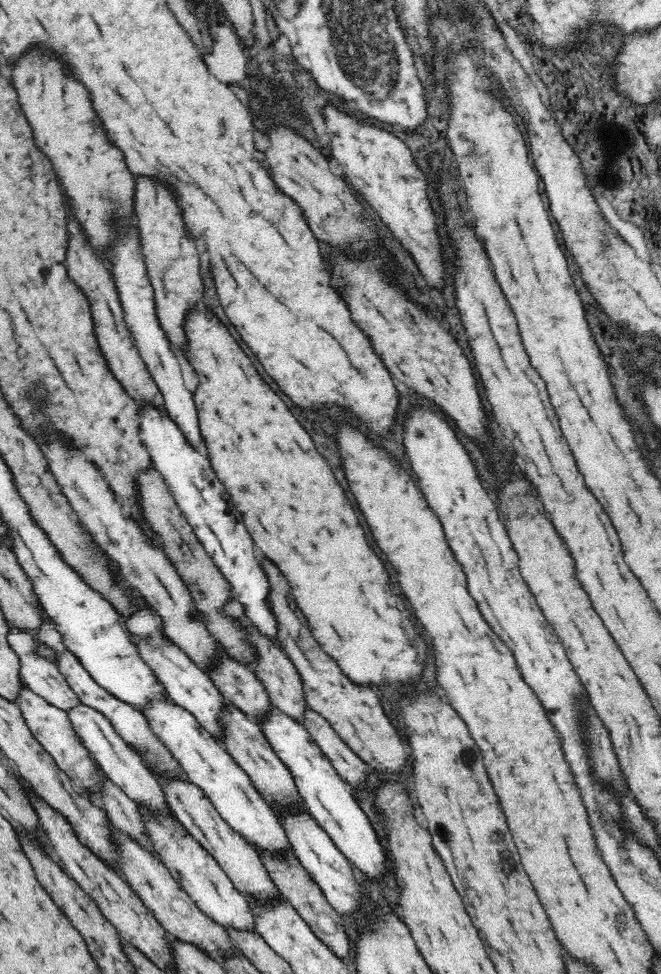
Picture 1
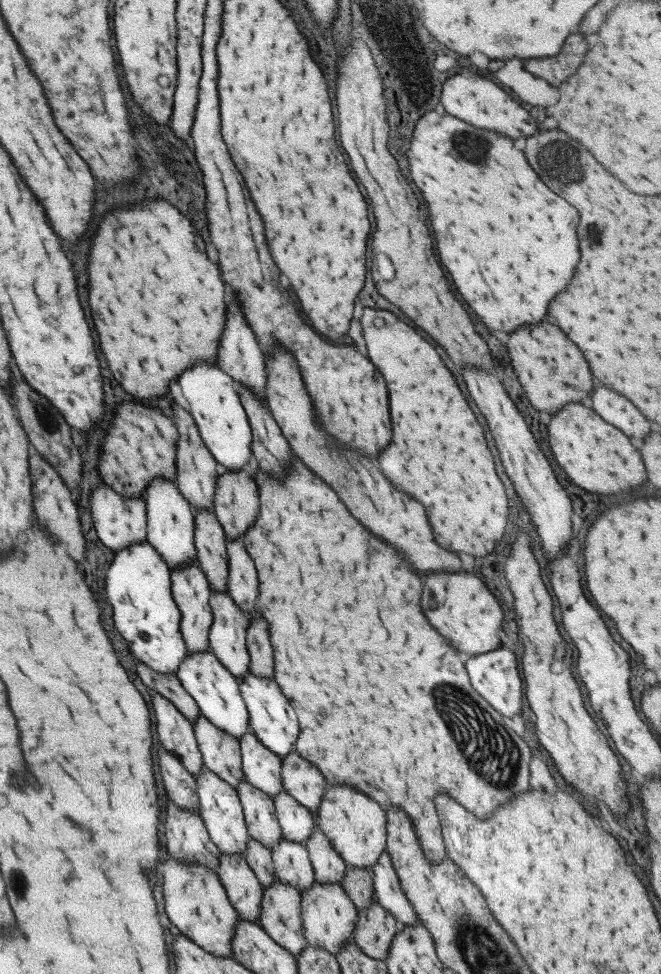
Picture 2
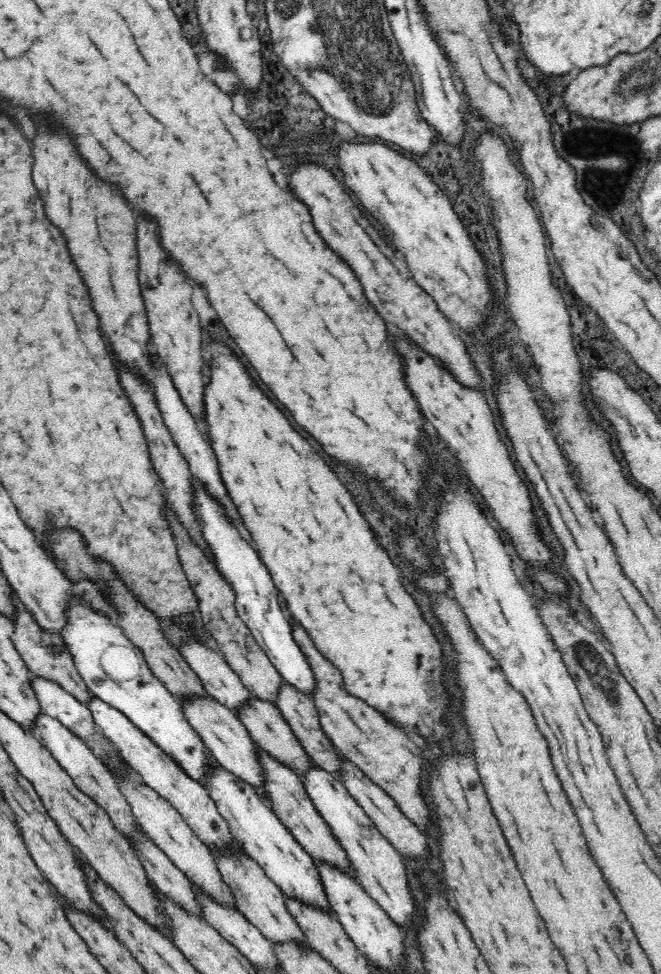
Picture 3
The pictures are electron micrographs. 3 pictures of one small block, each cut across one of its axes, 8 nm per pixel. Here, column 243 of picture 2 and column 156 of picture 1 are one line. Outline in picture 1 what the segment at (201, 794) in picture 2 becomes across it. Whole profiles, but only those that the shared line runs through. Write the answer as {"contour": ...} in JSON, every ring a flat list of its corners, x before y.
{"contour":[[140,810,146,831,152,837,154,849,174,880,191,896,197,907,222,928,236,932,257,932,256,917,249,902,234,888,218,863,188,834,188,831,173,818,153,816]]}

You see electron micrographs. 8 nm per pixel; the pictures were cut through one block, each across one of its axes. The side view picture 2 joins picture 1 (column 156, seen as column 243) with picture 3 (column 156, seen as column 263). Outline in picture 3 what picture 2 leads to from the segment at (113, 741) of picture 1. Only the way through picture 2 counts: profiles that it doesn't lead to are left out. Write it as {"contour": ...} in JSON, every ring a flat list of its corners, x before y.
{"contour":[[126,763,130,776,128,780,119,780,116,783,120,787,120,791,126,795,128,803,132,805,132,812,137,818,140,829,145,836,162,851,176,865,176,868,188,878,193,884,195,890,199,890,205,894,207,898,211,898,212,902,232,910,237,908,236,897,232,894,232,889,222,879,222,873,218,869,216,859,212,857,209,848,190,830,190,827,184,822,180,813,170,806,167,800,164,800,157,792,154,792,143,781,139,780,137,775,132,775,130,766]]}

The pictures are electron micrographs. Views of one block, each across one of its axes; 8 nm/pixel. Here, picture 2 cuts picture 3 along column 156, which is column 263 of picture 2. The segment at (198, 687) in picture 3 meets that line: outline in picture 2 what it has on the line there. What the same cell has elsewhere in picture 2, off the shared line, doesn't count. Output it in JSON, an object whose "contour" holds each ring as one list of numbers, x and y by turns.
{"contour":[[256,609,256,616,249,620,249,626,246,629,244,638,248,652,248,672,259,678,272,678,273,660,271,660,271,646,269,646,269,640,267,640,267,622,257,612,258,609]]}

